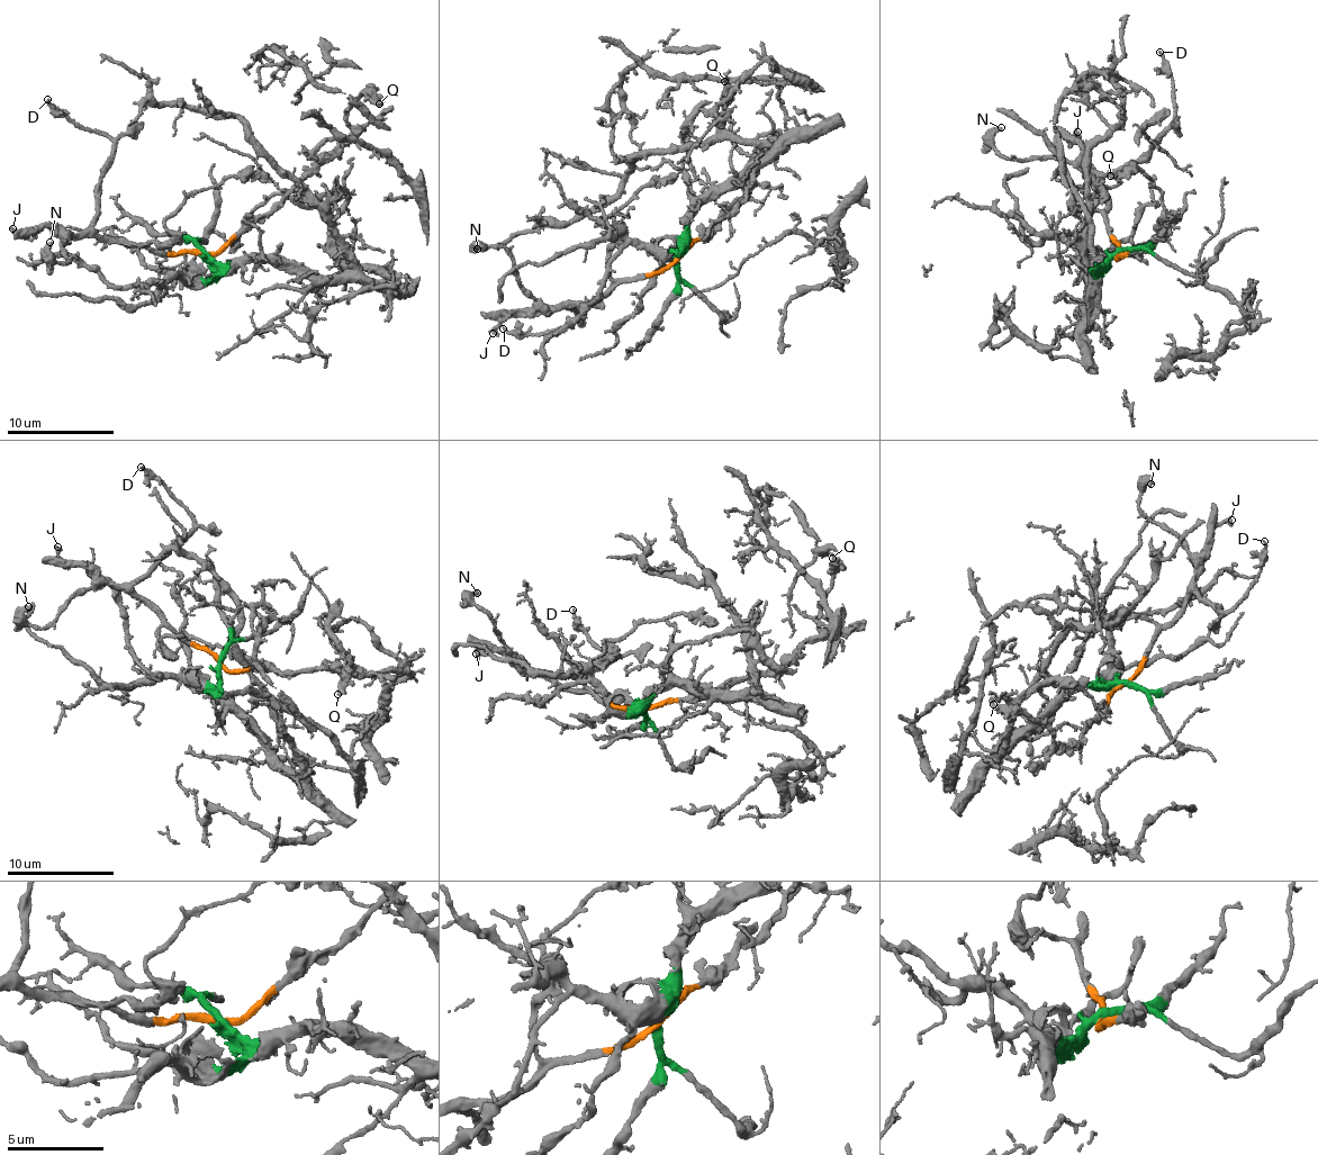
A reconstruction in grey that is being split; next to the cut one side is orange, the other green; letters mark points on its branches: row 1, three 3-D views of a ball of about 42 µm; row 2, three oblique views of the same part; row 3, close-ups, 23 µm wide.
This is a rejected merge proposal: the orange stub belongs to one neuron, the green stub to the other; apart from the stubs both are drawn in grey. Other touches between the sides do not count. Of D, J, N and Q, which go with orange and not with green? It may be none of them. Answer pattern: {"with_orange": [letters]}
{"with_orange": ["D", "J", "N", "Q"]}

